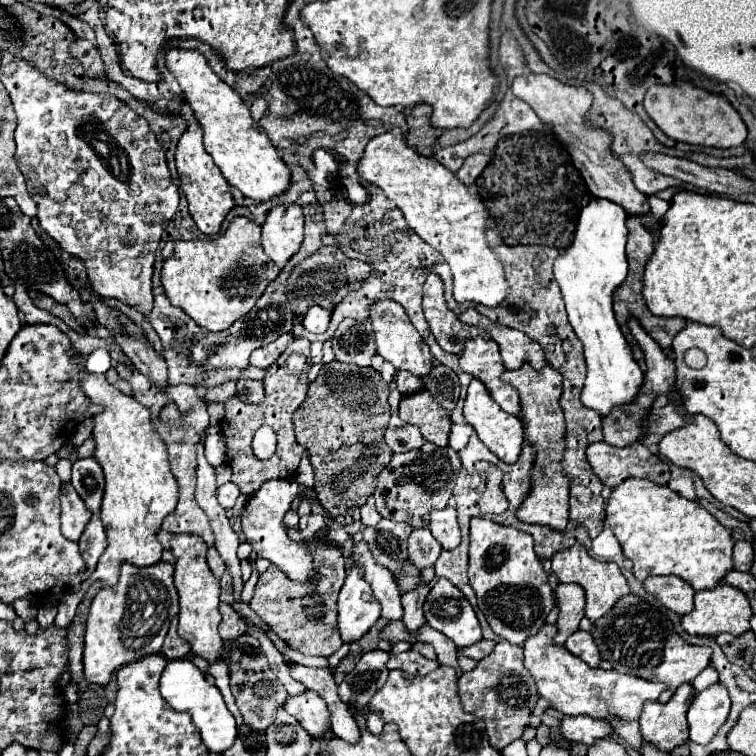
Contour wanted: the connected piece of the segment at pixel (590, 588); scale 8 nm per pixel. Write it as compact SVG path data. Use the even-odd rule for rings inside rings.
M575 544L571 548L565 548L561 552L557 552L553 558L553 574L559 578L559 582L575 582L579 586L583 586L585 594L587 594L587 604L585 604L585 616L595 622L597 618L601 618L609 608L613 608L613 604L629 594L629 586L627 586L627 580L623 578L621 570L617 564L603 564L595 558L591 558L585 550L585 546L581 544Z

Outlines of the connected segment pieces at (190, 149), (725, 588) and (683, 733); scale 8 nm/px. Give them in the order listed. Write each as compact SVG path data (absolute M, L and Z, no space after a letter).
M193 122L185 130L185 134L181 136L175 162L177 162L181 186L185 190L187 202L189 202L189 212L191 212L197 228L203 234L217 234L221 230L225 216L235 206L235 200L233 200L233 194L229 190L231 188L229 182L225 180L225 176L221 174L221 170L217 168L217 164L213 162L209 152L205 152L205 148L203 148L203 132L201 132L201 126L197 122Z
M719 584L713 590L695 592L695 608L693 608L693 612L685 614L681 622L683 622L685 632L691 636L717 636L723 632L741 636L751 630L751 626L749 626L751 616L753 616L753 612L751 612L747 596L741 590L737 590L735 586Z
M681 684L667 704L645 702L639 718L641 736L663 752L671 752L685 744L689 736L685 712L689 708L689 700L693 700L693 690L695 688L691 684Z

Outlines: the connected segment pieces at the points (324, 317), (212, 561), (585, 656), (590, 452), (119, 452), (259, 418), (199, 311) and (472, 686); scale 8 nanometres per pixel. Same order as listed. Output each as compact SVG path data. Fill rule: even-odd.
M313 306L303 316L303 326L313 334L321 334L321 332L325 332L329 328L329 320L331 320L331 312L329 310L325 310L321 306Z
M209 548L207 550L207 562L209 562L209 568L213 570L213 574L221 578L223 572L225 572L225 562L221 560L221 556L217 556L217 550L215 548Z
M577 630L573 636L567 638L565 648L567 648L571 654L579 656L581 660L585 660L591 668L599 668L601 658L599 658L597 646L595 646L595 642L593 642L593 636L591 636L589 632Z
M593 442L587 448L587 460L589 460L593 472L599 476L599 480L609 488L619 486L627 478L645 478L645 480L651 480L655 484L669 482L669 464L665 460L661 460L659 456L655 456L641 442L625 446L625 448L615 448L615 446L609 446L605 442Z
M81 368L81 388L91 402L101 402L103 406L103 412L93 418L93 438L97 442L95 458L105 472L101 520L107 530L109 546L103 552L97 570L82 584L81 590L75 594L65 594L60 600L54 621L59 628L66 628L71 624L79 603L94 581L101 580L103 586L117 586L121 564L127 562L143 568L161 562L163 546L157 540L157 532L163 520L177 506L179 496L179 484L169 468L167 446L151 424L151 412L141 406L133 396L117 392L117 388L107 384L103 374L89 374L85 368Z
M283 358L283 362L277 360L267 368L263 384L265 384L265 400L261 404L243 404L237 396L231 396L231 400L225 402L225 418L221 422L221 430L227 438L227 464L233 470L231 482L235 482L241 488L241 494L245 494L245 496L251 496L253 492L257 492L257 488L261 488L261 484L267 480L293 478L295 470L305 454L305 448L295 442L291 416L307 398L307 390L309 390L307 372L303 372L299 376L289 374L285 358ZM263 424L271 426L277 434L277 450L269 460L259 460L251 448L253 434Z
M237 216L217 238L175 242L173 256L163 264L161 284L173 306L181 308L199 326L221 332L253 308L279 272L281 268L263 252L261 226L245 216Z
M507 640L497 642L495 650L479 660L473 672L465 672L459 678L459 698L467 712L473 712L485 722L491 746L501 750L513 740L523 736L523 730L529 726L529 716L539 700L537 686L523 666L523 648L509 644Z

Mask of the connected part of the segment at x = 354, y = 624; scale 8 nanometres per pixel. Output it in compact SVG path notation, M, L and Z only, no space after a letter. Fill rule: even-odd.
M357 566L347 574L339 594L339 634L343 642L357 642L381 618L381 604L373 598L373 590L361 578Z

